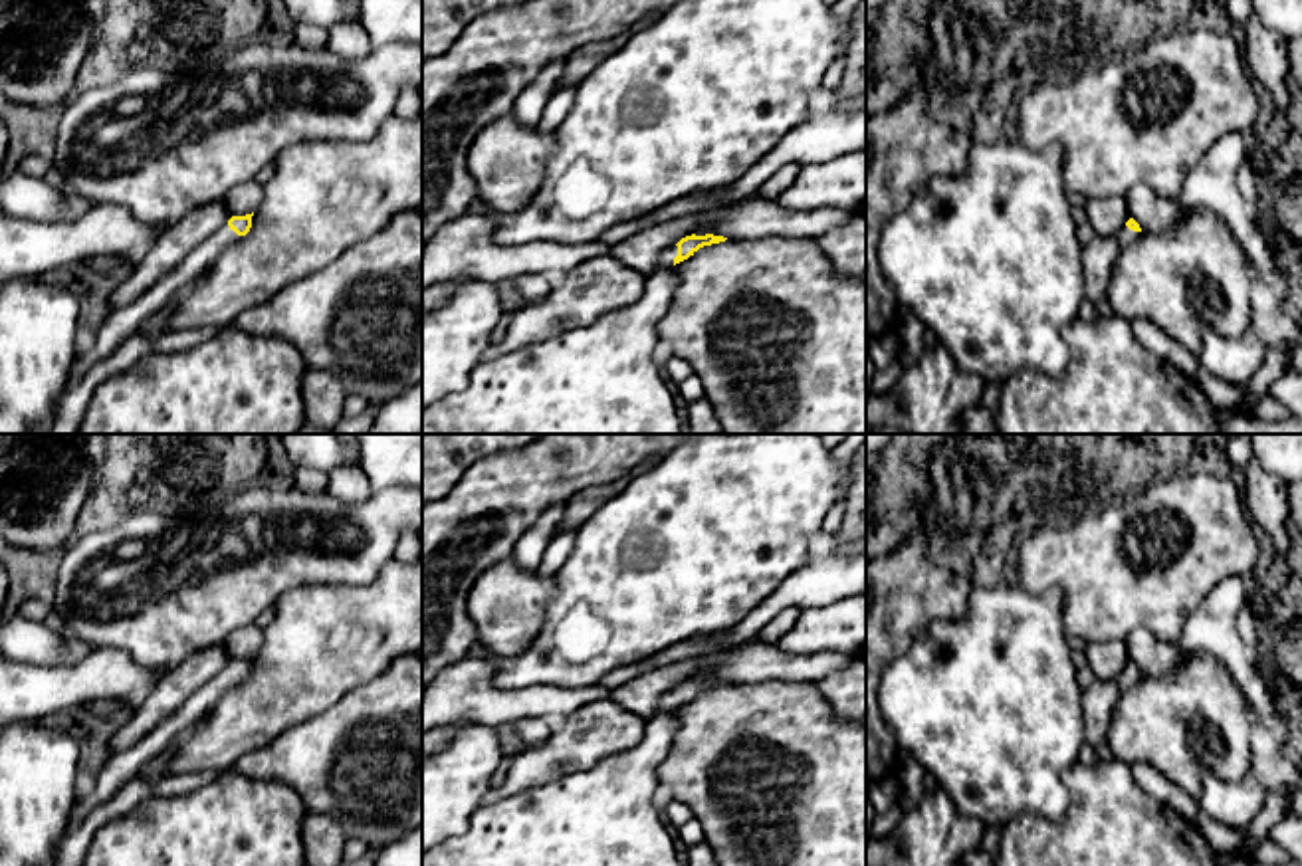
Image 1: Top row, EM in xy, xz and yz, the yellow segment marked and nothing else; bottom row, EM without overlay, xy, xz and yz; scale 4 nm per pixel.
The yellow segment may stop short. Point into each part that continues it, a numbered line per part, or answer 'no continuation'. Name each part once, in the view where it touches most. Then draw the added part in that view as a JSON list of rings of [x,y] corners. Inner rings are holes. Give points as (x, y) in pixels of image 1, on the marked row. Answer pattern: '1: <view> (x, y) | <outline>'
no continuation

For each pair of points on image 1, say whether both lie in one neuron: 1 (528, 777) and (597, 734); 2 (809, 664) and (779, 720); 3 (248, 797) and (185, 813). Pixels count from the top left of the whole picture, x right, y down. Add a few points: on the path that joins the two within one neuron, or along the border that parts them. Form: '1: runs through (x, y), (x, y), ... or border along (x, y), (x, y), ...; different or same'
1: runs through (545, 761), (579, 742); same
2: border along (754, 678), (803, 678), (815, 682); different
3: runs through (232, 813), (201, 813); same

